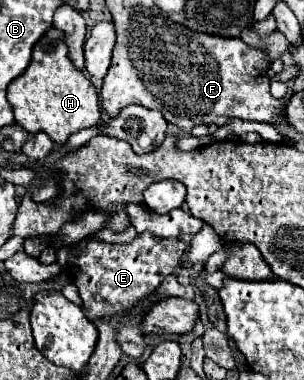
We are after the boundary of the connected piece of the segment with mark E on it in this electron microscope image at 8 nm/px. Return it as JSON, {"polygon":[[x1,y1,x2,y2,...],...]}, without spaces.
{"polygon":[[138,234,130,244,106,244,96,236,90,236,86,248,76,256,66,270,76,278,76,288,82,300,82,312,90,322,96,318,110,318,112,314,120,314,120,328,116,330,116,342,128,358,140,358,146,344,140,324,148,310,142,310,136,316,126,316,132,306,138,306,144,300,158,302,154,296,158,286,166,276,174,274,178,266,184,262,184,254,188,244,182,238,160,238,154,234]]}

